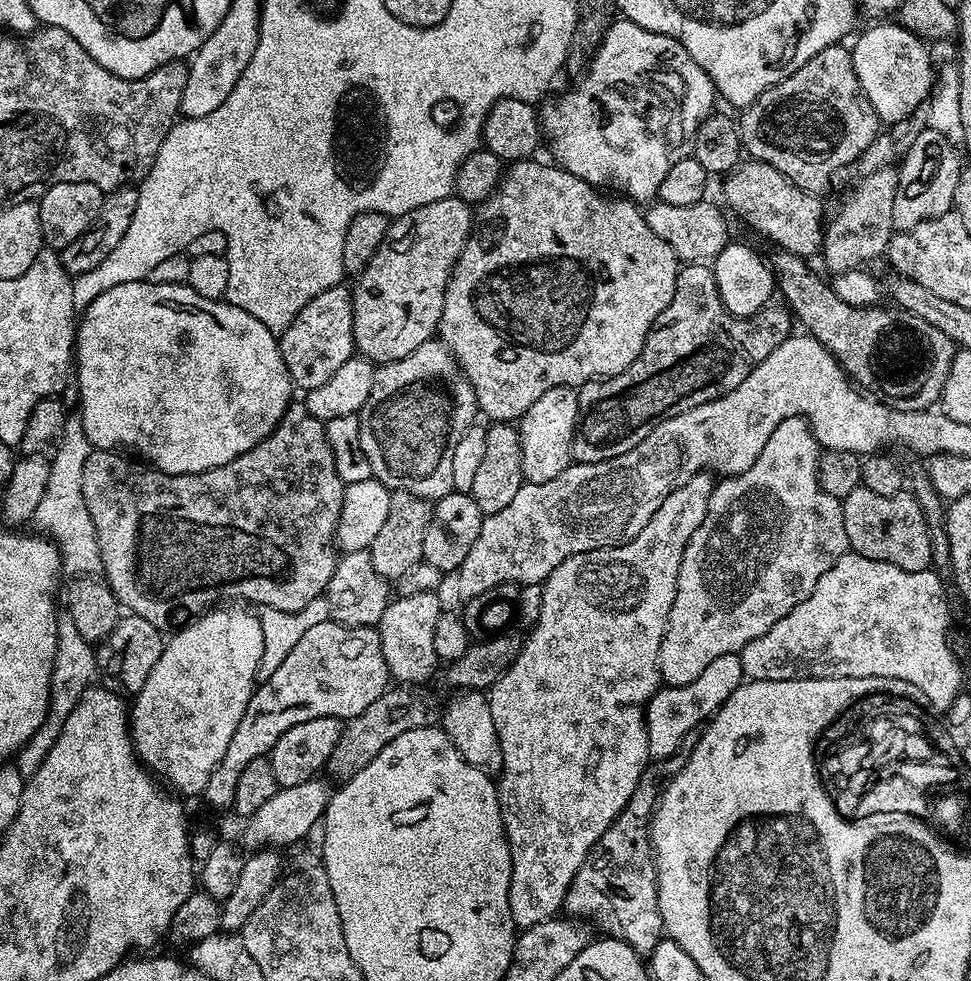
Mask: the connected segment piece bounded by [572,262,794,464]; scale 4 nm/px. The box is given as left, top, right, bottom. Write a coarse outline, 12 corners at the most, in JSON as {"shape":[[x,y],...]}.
{"shape":[[685,263],[634,362],[579,385],[573,461],[737,388],[791,311],[732,316]]}

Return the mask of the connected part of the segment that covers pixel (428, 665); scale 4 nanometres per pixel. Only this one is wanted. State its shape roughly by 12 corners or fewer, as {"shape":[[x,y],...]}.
{"shape":[[436,592],[393,599],[378,625],[400,686],[436,672]]}

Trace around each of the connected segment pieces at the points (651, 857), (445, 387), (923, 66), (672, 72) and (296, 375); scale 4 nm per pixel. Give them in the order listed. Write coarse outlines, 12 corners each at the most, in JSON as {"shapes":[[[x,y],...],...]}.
{"shapes":[[[699,741],[649,763],[563,911],[651,957],[665,935],[652,814]],[[439,339],[379,365],[358,415],[392,492],[453,491],[476,395]],[[899,22],[855,37],[854,74],[885,125],[934,91],[929,45]],[[613,20],[539,105],[555,163],[657,199],[714,111],[686,46]],[[322,290],[279,333],[300,390],[354,354],[351,291]]]}

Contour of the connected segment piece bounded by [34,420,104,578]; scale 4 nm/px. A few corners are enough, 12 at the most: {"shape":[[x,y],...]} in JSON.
{"shape":[[64,424],[34,517],[72,578],[104,570],[82,470],[93,451]]}

